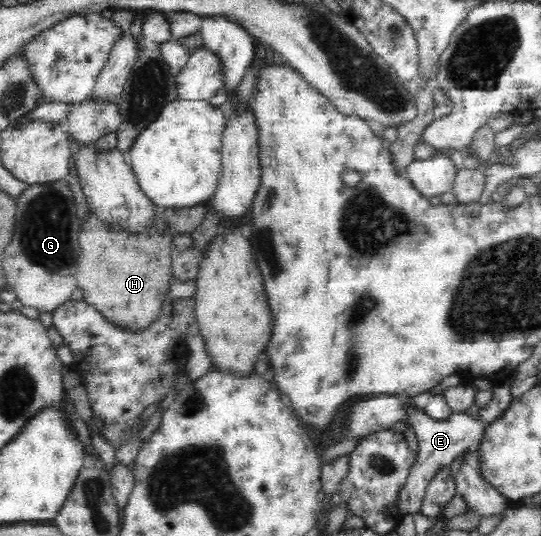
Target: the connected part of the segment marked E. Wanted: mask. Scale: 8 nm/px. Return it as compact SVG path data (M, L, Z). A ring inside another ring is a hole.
M511 386L495 387L491 399L487 399L489 403L479 409L477 417L468 415L466 412L452 413L451 417L445 421L429 419L421 406L421 400L418 400L416 397L405 395L399 396L399 398L400 405L402 405L402 410L404 411L405 421L409 426L413 427L419 443L419 451L415 457L414 465L406 480L405 487L399 493L399 509L402 511L402 515L405 515L415 514L420 511L431 474L439 466L451 464L454 459L463 456L463 453L468 449L477 448L483 441L487 427L489 427L491 422L497 421L497 418L501 417L506 409L509 409L509 405L511 405L514 398Z

